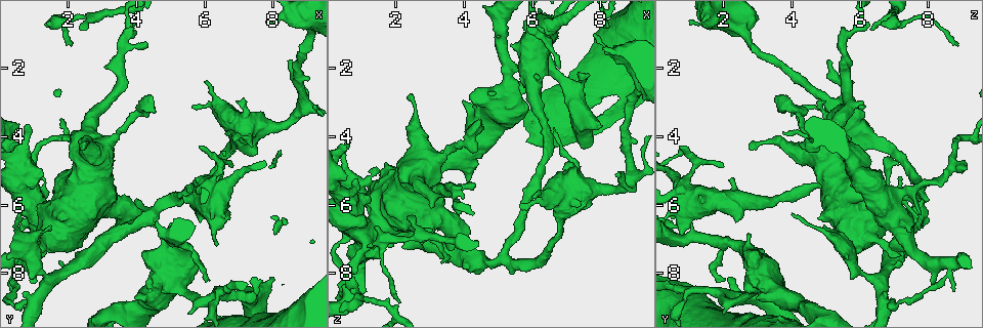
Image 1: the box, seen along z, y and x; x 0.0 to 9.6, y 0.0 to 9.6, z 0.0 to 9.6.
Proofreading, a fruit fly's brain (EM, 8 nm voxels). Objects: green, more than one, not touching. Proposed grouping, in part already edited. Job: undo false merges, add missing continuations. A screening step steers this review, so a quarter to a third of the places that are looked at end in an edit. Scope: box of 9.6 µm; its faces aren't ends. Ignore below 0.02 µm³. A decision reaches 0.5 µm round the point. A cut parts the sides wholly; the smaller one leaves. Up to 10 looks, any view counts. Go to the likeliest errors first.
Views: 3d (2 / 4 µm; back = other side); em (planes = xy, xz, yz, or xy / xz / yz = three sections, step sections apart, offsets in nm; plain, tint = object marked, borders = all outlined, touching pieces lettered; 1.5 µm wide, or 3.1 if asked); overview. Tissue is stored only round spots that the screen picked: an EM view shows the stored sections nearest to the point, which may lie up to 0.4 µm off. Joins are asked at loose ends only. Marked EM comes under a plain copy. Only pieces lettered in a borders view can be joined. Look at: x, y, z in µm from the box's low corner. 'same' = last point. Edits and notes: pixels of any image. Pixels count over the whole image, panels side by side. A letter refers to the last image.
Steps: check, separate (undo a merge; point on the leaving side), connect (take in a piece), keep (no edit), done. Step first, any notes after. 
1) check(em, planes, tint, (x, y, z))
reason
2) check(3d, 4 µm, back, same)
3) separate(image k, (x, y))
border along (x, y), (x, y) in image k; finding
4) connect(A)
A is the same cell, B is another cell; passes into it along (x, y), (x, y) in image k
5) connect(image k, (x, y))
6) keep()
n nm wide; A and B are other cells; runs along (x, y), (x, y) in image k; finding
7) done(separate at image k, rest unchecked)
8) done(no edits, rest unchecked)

check(em, xy, step 8, borders, (0.90, 3.65, 5.25))
branch stops here

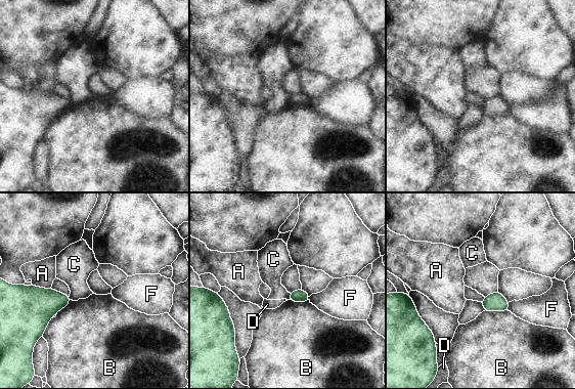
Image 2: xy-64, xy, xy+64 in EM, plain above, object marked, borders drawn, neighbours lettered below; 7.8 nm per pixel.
keep()
B touches over 200 nm; A, B, C, D and F are other cells; border along (507, 302), (510, 310) in image 2; none of them fits

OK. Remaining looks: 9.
check(3d, 2 µm, (4.50, 2.85, 3.50))
end of a long branch

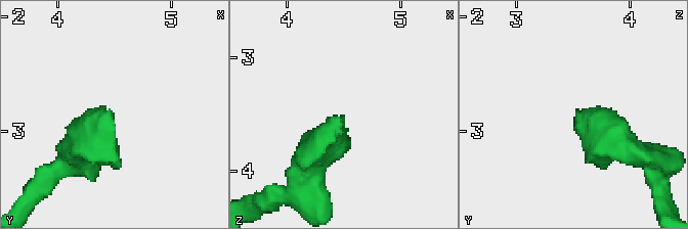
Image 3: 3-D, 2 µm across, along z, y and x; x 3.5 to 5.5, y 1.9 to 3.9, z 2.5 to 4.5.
check(em, planes, borders, (4.42, 2.86, 3.54))
now the EM

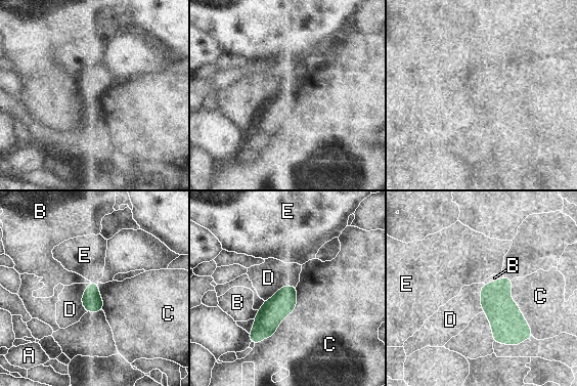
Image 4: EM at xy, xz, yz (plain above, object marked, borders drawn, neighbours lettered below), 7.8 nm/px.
keep()
160 nm wide; A, B, C, D and E are other cells; no lettered piece goes on from it

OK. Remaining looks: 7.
check(3d, 4 µm, (0.85, 8.90, 6.85))
a fork

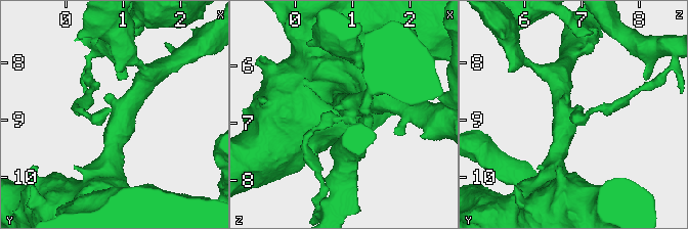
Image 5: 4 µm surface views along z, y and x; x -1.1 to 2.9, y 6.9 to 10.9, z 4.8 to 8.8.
check(em, xy, step 8, borders, (0.90, 8.95, 6.80))

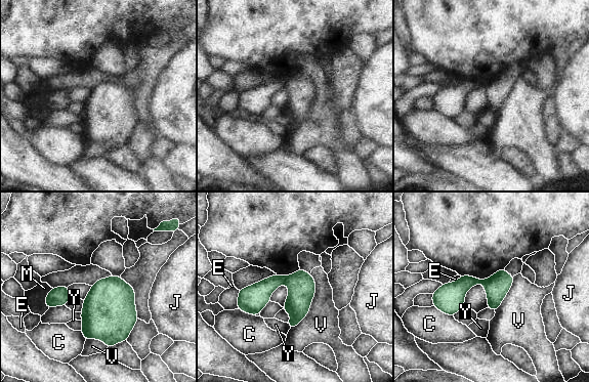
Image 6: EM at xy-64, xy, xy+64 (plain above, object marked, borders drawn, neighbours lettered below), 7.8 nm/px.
separate(image 6, (301, 285))
C, E, J, M, V and Y are other cells; two neurons meet here

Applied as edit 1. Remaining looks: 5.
check(em, xz, step 4, borders, (2.10, 1.35, 8.80))
tapers out

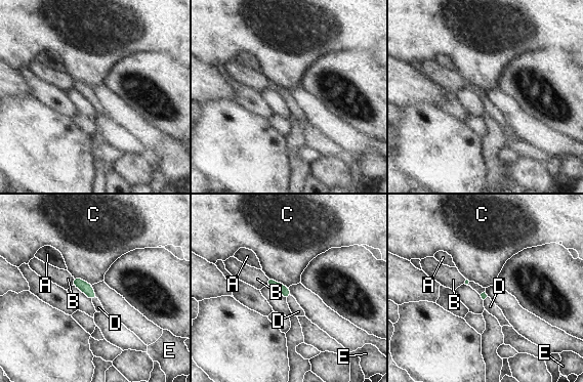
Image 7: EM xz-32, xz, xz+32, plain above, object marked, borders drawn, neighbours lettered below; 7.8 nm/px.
connect(D)
D is the same cell, A, B, C and E are other cells; passes into it along (86, 288), (94, 298), (98, 307) in image 7; it goes on there

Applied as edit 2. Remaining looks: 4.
done(separate at image 6, connect at image 7, rest unchecked)

